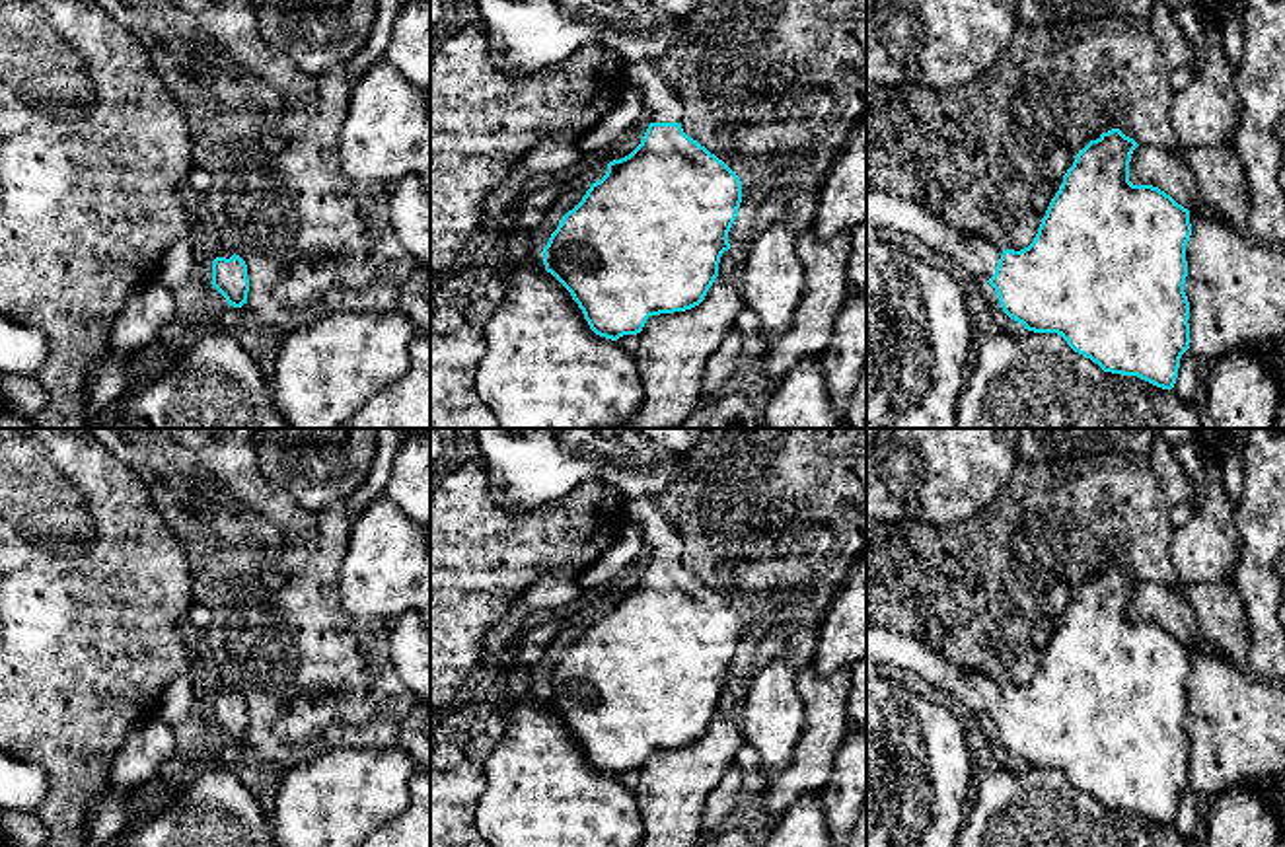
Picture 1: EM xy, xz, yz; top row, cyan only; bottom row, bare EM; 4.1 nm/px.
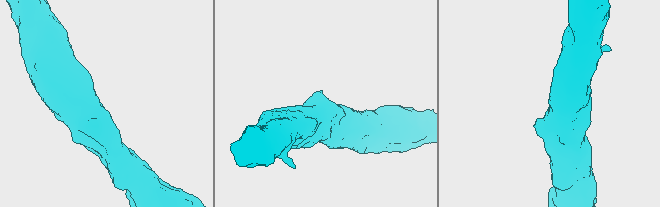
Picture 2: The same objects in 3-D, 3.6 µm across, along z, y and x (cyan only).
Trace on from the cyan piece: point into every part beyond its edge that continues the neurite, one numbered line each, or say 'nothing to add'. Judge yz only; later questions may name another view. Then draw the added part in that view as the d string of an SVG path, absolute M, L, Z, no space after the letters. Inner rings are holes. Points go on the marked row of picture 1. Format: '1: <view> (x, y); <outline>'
1: yz (886, 209); M884 189L866 191L866 224L907 234L981 280L995 275L1003 253L985 239L966 238L905 195Z

